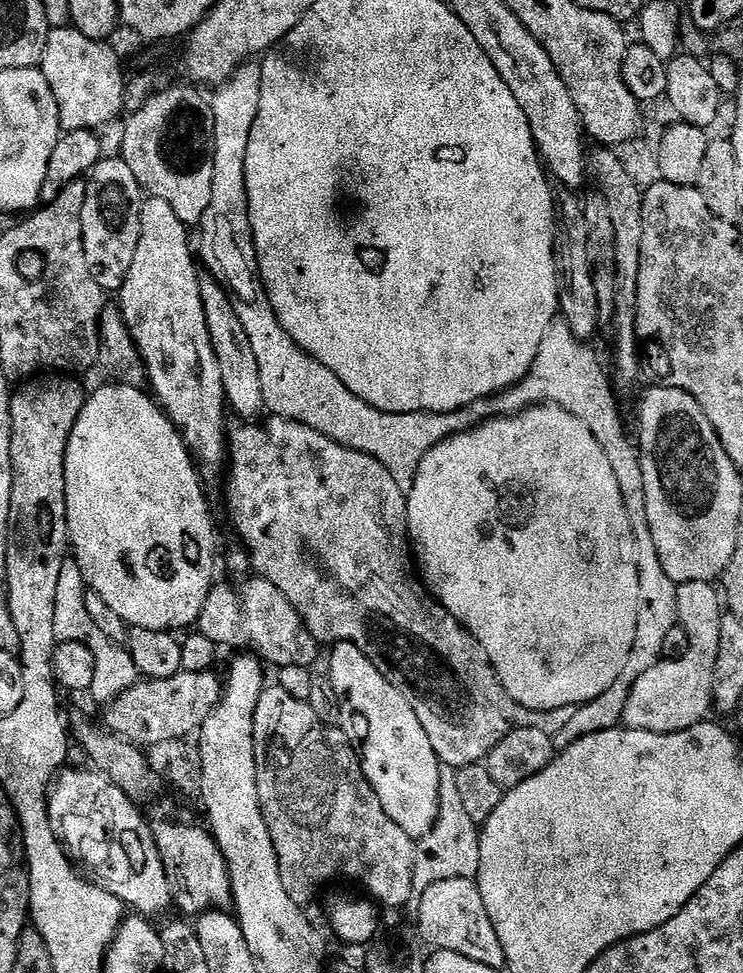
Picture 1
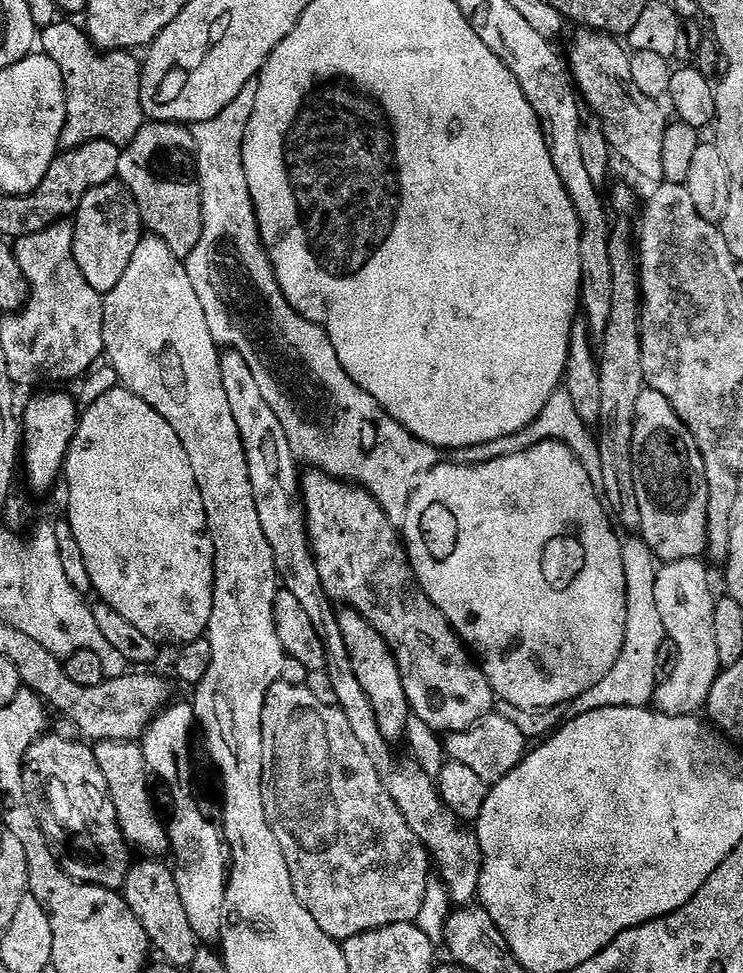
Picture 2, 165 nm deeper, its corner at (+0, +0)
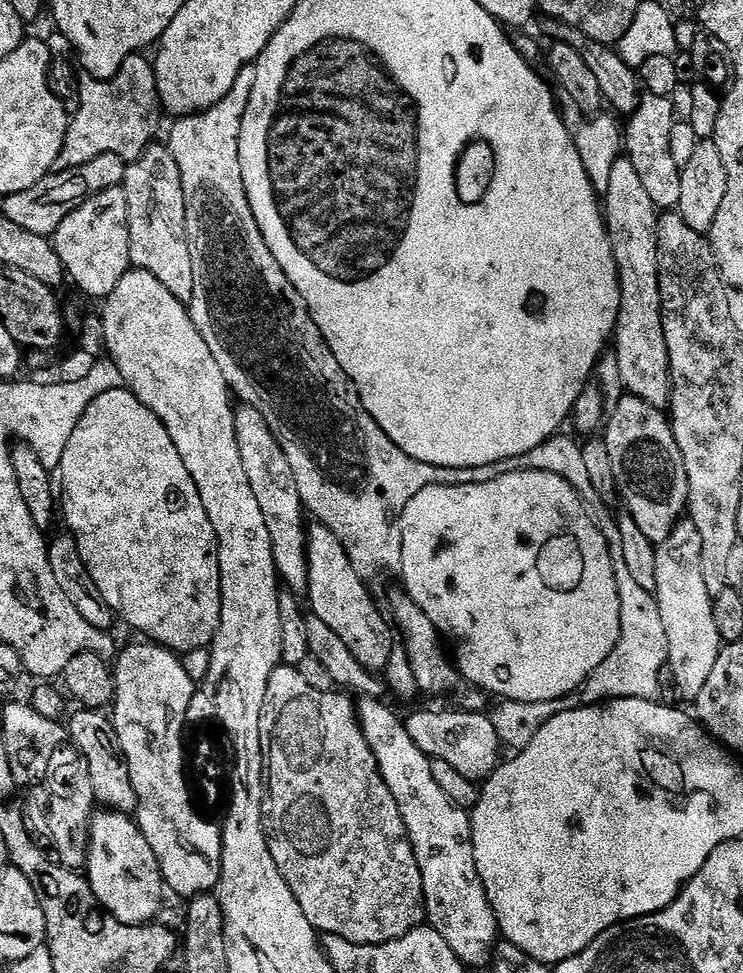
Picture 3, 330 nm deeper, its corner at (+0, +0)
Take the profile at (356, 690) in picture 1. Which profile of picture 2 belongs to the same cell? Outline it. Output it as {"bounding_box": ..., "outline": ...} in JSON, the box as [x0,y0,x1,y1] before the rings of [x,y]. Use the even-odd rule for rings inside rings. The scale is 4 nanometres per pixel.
{"bounding_box":[338,606,410,742],"outline":[[[344,606],[338,612],[338,626],[342,626],[342,638],[346,638],[346,650],[350,650],[350,662],[354,662],[354,674],[358,674],[358,682],[362,682],[362,690],[366,690],[366,698],[370,698],[370,706],[374,706],[374,714],[378,718],[378,726],[382,734],[390,742],[405,739],[408,732],[410,709],[406,690],[402,686],[402,678],[398,670],[398,662],[386,646],[382,634],[374,630],[362,613]]]}

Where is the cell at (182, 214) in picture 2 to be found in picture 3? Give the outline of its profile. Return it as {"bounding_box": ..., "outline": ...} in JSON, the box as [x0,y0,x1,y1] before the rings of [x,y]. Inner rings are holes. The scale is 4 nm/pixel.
{"bounding_box":[122,143,194,301],"outline":[[[163,143],[149,144],[137,160],[125,167],[122,187],[128,211],[131,267],[154,274],[154,278],[158,278],[158,282],[174,294],[174,298],[191,301],[194,265],[190,262],[190,242],[186,230],[186,198],[174,154]]]}

